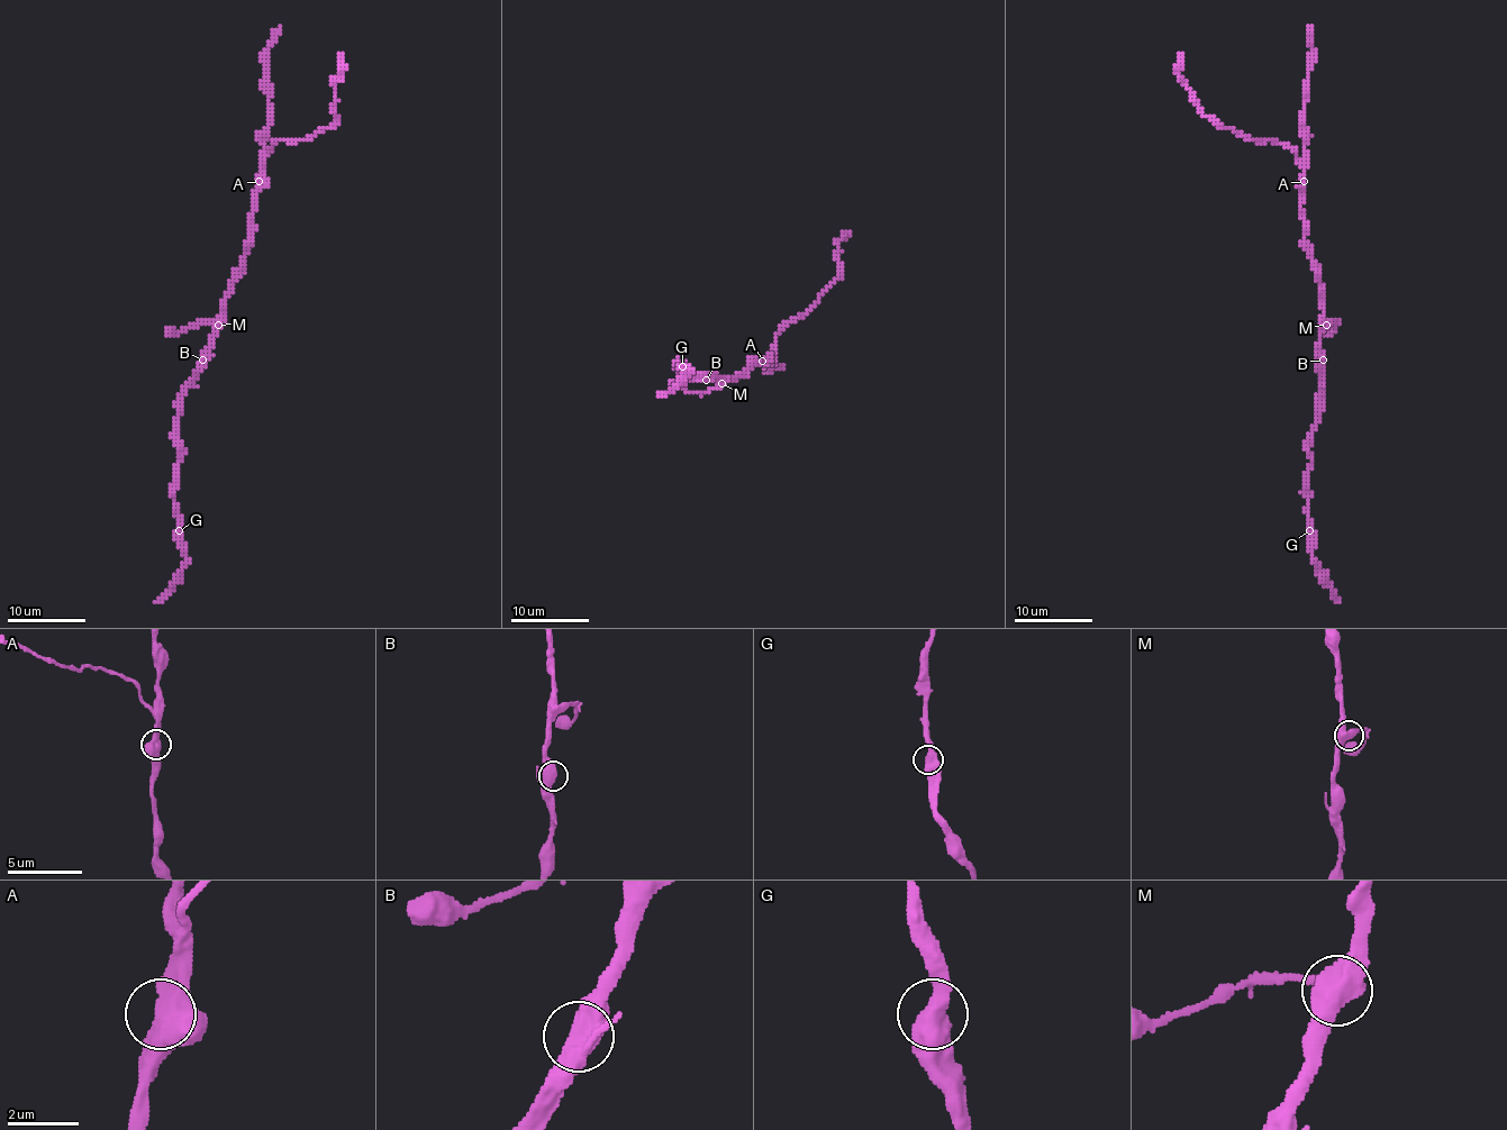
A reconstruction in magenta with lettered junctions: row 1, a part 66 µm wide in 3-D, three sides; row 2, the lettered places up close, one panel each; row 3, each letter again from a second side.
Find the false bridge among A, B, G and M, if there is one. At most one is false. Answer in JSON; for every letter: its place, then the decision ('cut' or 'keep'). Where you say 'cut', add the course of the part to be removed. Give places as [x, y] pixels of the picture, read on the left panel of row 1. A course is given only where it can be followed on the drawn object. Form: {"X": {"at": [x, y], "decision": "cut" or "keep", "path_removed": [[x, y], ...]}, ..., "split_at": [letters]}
{"A": {"at": [259, 181], "decision": "cut", "path_removed": [[260, 182], [275, 140], [310, 138], [338, 119], [332, 107], [339, 53]]}, "B": {"at": [202, 360], "decision": "keep"}, "G": {"at": [179, 530], "decision": "keep"}, "M": {"at": [218, 325], "decision": "keep"}, "split_at": ["A"]}

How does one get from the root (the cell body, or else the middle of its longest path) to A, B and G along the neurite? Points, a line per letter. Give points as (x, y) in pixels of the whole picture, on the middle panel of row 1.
A: (732, 380), (757, 358), (763, 360)
B: (732, 380), (716, 375), (706, 380)
G: (732, 380), (716, 375), (687, 377), (679, 370), (682, 366)

